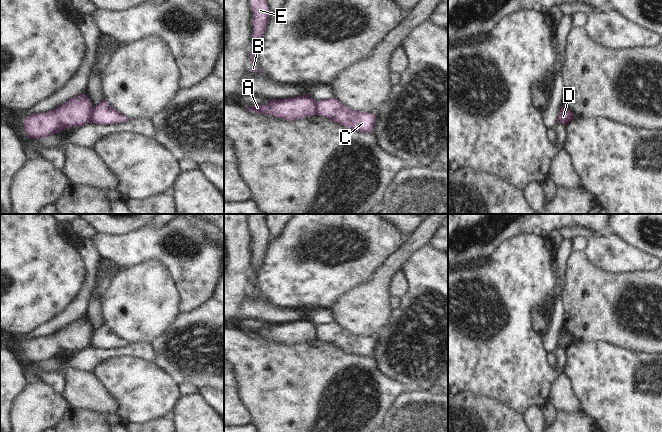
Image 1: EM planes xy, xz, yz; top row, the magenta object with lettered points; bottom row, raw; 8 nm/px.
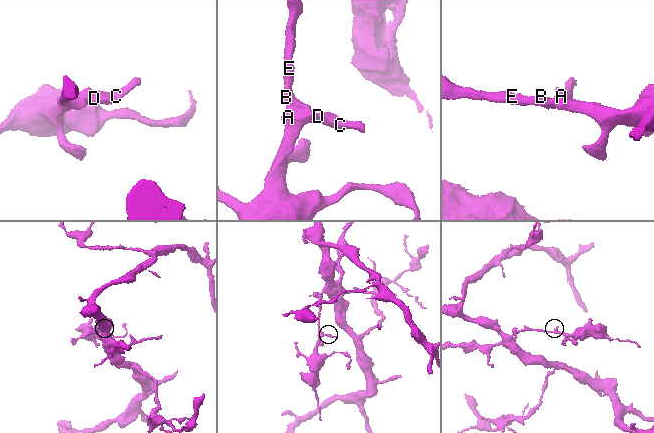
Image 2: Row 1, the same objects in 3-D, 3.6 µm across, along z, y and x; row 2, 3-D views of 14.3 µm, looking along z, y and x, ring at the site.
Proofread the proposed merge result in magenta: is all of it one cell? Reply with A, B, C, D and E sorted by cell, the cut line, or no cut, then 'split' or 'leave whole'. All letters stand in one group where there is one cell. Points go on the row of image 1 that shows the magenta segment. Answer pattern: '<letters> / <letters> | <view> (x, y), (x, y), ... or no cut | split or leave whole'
A B E / C D | xy (93, 108), (90, 114), (90, 121) | split

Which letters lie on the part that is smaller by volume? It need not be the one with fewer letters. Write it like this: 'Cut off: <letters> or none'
Cut off: C, D

